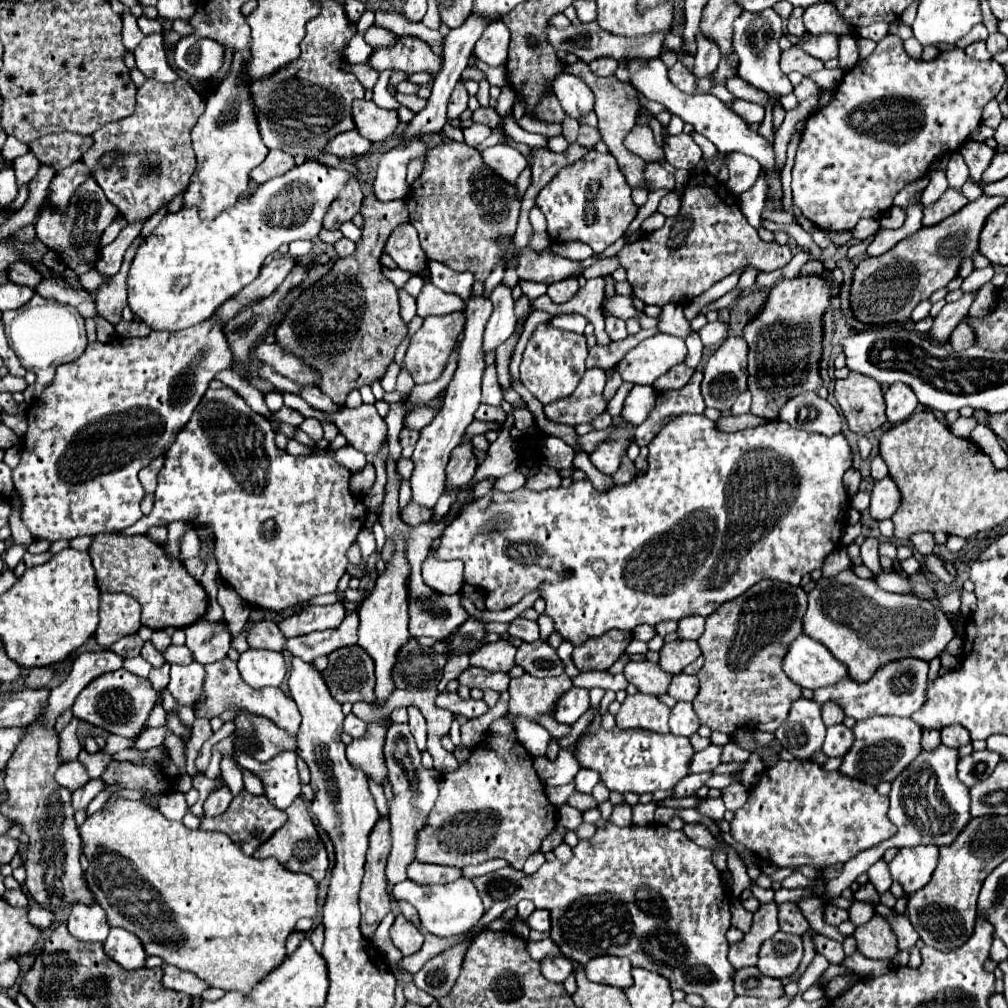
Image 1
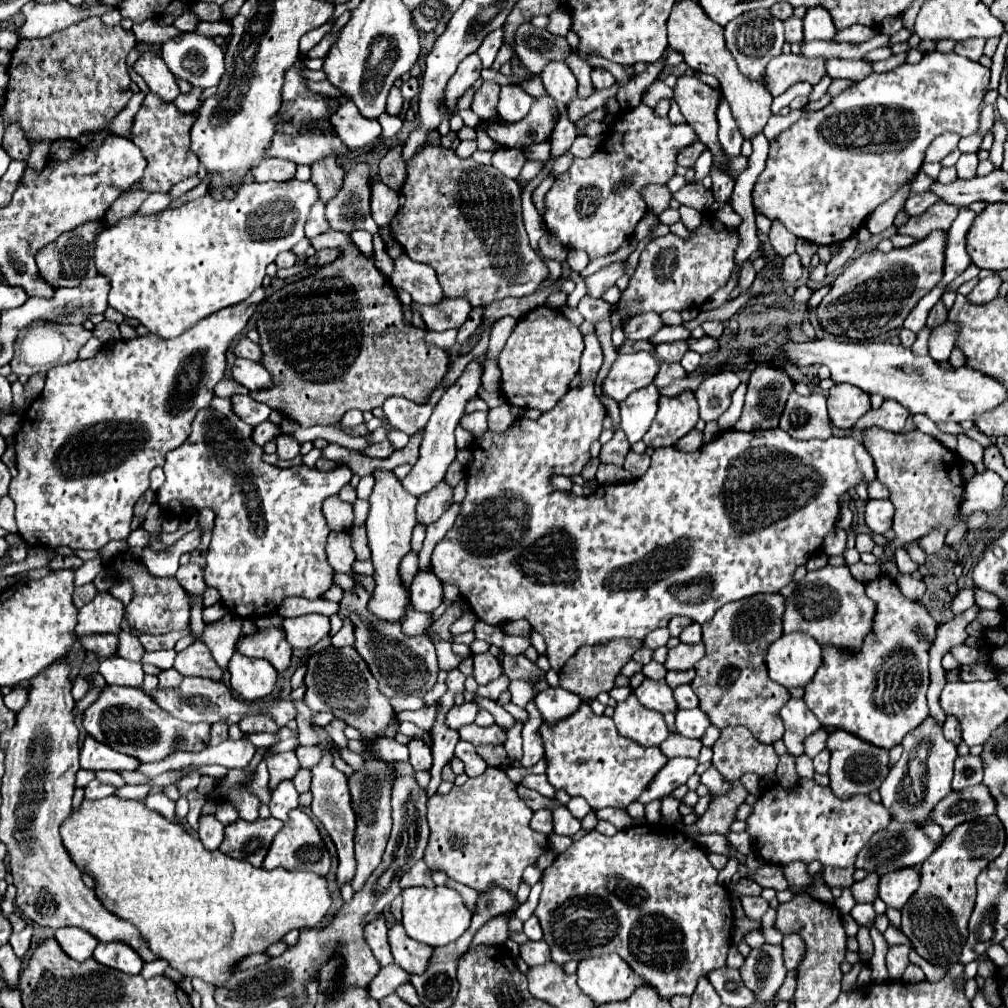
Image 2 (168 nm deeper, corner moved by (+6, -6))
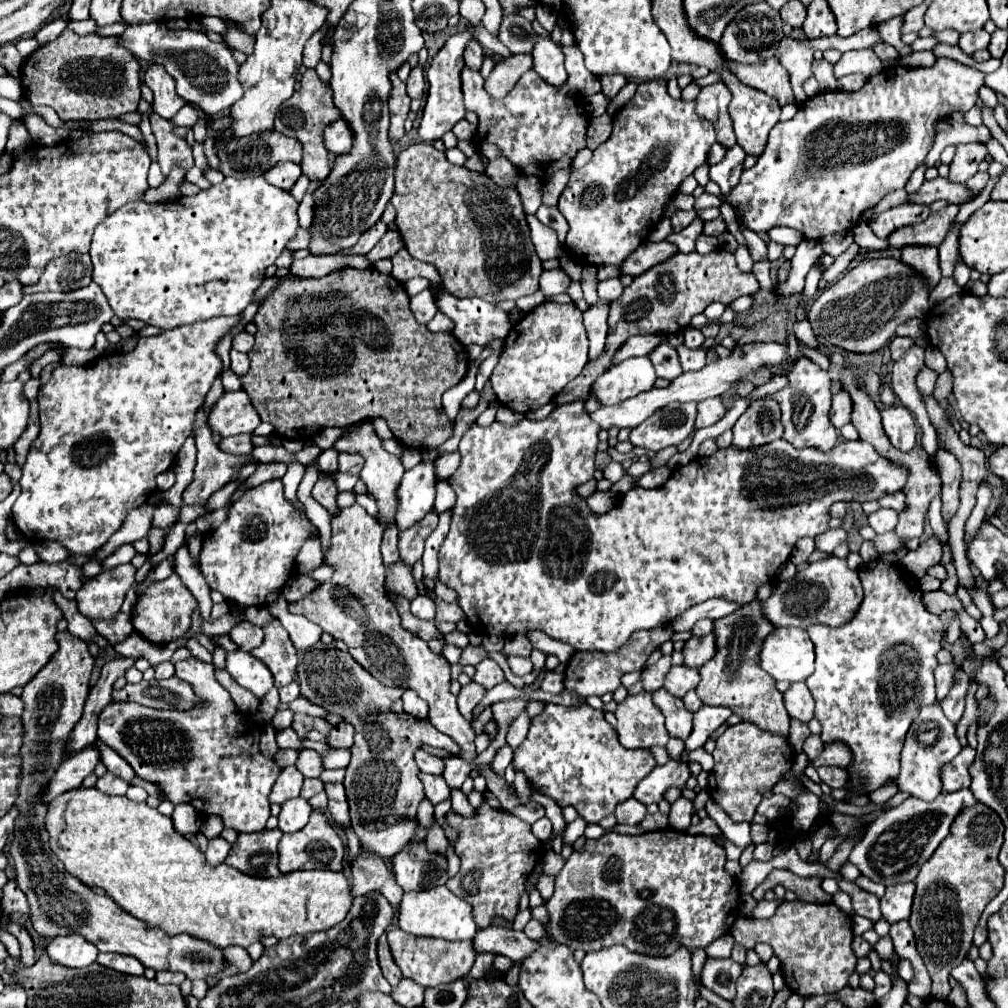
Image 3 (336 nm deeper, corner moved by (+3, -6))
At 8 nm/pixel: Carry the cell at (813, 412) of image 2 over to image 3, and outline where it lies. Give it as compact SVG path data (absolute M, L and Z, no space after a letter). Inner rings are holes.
M802 357L798 363L792 367L788 373L788 387L768 395L772 399L778 399L782 407L782 425L784 425L784 435L788 443L794 447L818 447L822 451L828 451L828 447L834 447L838 441L836 429L830 421L830 407L832 407L832 393L830 393L830 377L826 371L822 371L816 363L810 359Z

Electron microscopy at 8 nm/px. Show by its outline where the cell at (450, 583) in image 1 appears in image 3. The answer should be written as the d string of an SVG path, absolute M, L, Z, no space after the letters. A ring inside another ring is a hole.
M418 595L412 603L410 603L410 611L414 617L418 619L428 619L432 621L434 619L434 613L436 613L436 607L434 607L434 601L428 597L428 595Z

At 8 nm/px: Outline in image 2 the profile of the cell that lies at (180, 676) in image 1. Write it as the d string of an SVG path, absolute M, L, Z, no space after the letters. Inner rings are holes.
M175 669L161 671L157 677L159 677L159 687L179 687L179 683L183 681L183 675L179 675Z

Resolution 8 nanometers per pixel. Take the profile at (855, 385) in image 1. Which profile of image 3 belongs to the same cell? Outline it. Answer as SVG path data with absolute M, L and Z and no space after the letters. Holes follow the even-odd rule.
M838 391L834 397L832 397L832 409L830 409L830 421L834 421L834 427L840 429L844 427L846 423L852 421L852 409L854 409L854 403L852 403L852 397L848 391Z

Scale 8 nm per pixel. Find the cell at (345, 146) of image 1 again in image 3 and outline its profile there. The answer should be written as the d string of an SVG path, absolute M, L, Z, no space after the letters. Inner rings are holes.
M276 129L254 133L246 139L238 139L238 143L230 143L226 151L220 155L220 171L224 177L236 177L236 179L246 179L246 177L258 177L264 175L270 167L274 167L278 161L292 161L300 163L302 161L302 143L292 137L284 137Z

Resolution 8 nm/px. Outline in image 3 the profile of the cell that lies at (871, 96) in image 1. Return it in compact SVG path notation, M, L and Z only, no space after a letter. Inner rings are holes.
M938 57L936 63L932 67L918 67L918 69L912 69L912 67L904 67L904 65L894 65L894 67L884 67L878 75L870 77L866 81L866 85L854 93L844 93L844 91L826 91L826 93L818 93L814 97L810 97L808 101L804 101L798 109L798 113L790 119L790 121L784 121L784 123L778 123L770 129L770 135L768 135L768 143L766 143L766 149L764 153L758 157L756 165L752 169L746 169L742 173L742 179L738 183L738 187L734 187L734 195L732 197L722 197L724 201L728 201L732 207L742 207L742 217L746 219L746 227L750 227L752 231L756 233L766 233L768 229L772 227L778 227L778 225L784 225L784 227L792 227L796 231L800 231L804 235L804 239L824 239L826 235L834 235L834 233L848 233L854 229L854 225L858 225L862 213L870 207L874 207L884 195L892 193L892 191L898 191L898 189L904 189L904 185L908 183L910 175L914 173L914 169L918 165L924 163L930 147L932 147L932 141L934 141L934 135L936 135L936 123L942 121L942 119L948 119L952 113L960 111L960 113L966 113L968 109L974 107L976 99L978 99L978 89L984 85L984 77L986 73L970 67L970 65L964 65L964 63L958 63L954 59L948 59L948 57Z

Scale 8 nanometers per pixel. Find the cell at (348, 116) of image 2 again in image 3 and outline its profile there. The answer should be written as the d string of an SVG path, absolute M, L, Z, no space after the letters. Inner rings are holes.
M338 119L326 127L324 139L326 139L326 147L330 153L342 155L342 153L348 153L352 149L354 133L344 119Z

